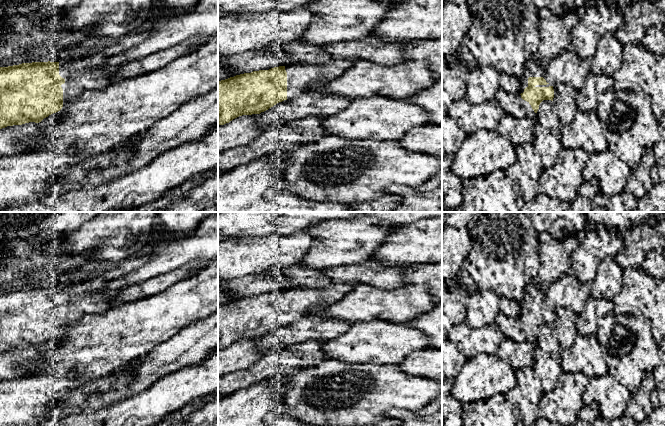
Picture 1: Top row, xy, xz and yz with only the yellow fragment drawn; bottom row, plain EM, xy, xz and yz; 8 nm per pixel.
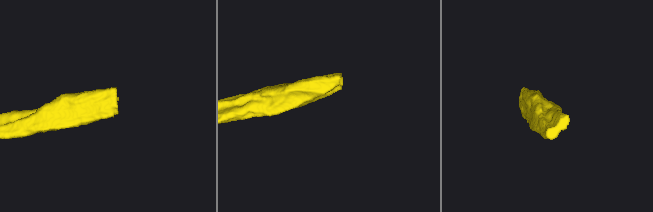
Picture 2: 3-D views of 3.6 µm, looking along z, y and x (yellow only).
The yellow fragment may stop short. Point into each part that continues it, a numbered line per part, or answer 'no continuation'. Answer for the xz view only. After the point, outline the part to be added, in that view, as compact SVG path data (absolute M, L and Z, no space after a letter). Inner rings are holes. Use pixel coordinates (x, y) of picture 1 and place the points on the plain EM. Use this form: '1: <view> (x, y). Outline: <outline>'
1: xz (299, 300). Outline: M331 284L321 289L289 288L287 296L287 323L307 317L314 307L327 307L339 301L357 284Z

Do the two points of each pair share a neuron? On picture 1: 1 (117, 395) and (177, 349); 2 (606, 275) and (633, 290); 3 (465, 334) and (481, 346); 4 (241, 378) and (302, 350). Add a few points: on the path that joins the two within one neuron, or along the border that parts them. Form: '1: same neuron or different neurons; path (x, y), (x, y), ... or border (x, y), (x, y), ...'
1: same neuron; path (132, 386), (162, 360)
2: different neurons; border (623, 269), (621, 288), (610, 299)
3: same neuron; path (469, 338), (477, 342)
4: same neuron; path (256, 373), (276, 362), (287, 359)

